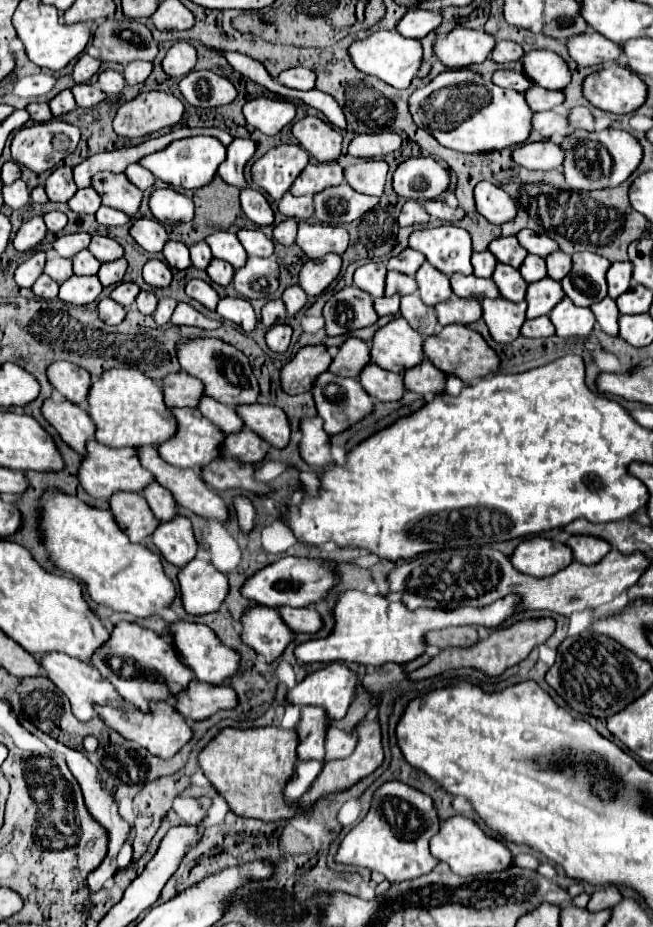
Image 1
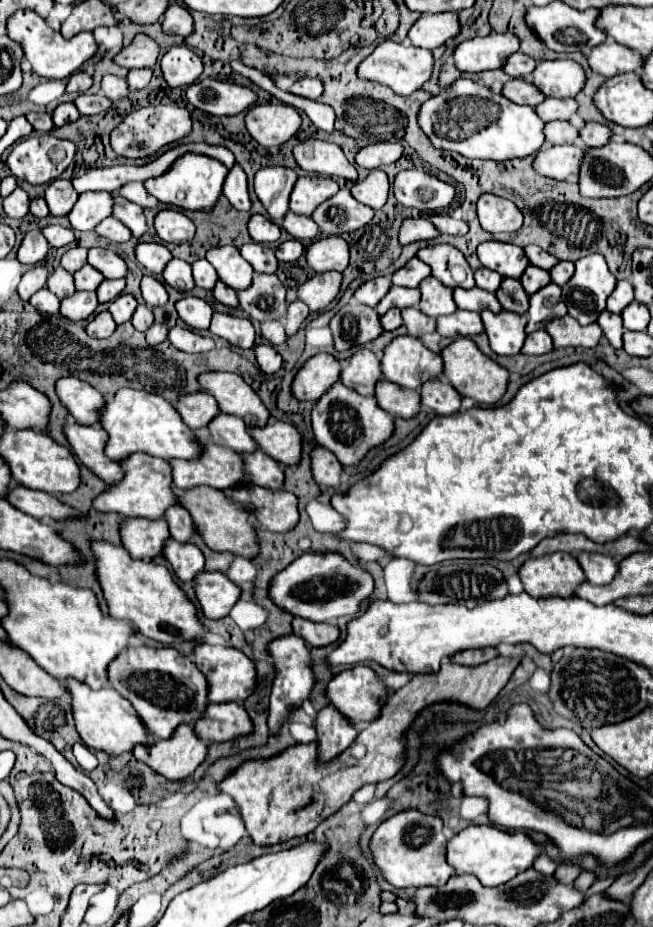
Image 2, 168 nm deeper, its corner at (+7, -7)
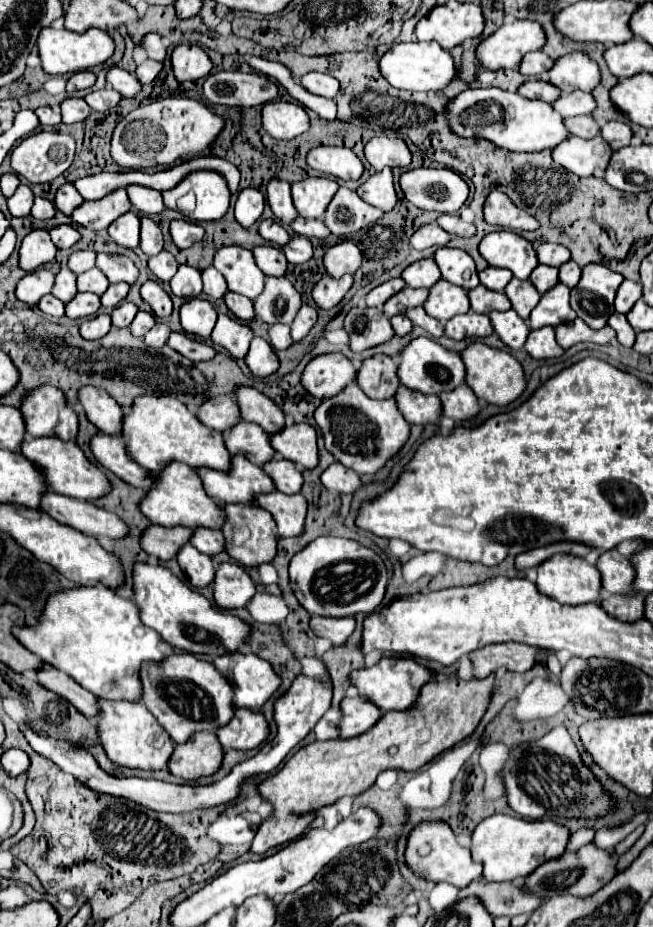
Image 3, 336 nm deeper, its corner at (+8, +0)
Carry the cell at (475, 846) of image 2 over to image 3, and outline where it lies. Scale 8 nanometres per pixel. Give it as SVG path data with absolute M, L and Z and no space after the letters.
M491 815L475 827L469 849L473 851L473 861L481 861L487 881L513 881L515 877L525 877L541 863L559 857L567 841L569 831L549 819L527 821L509 815Z

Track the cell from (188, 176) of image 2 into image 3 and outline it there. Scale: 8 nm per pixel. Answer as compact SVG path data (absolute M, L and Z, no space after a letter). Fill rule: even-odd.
M193 171L187 177L183 177L177 187L167 189L161 195L169 209L177 209L189 219L197 221L221 219L229 209L229 197L231 197L225 179L221 179L217 171ZM189 191L195 195L195 207L191 209L179 205L179 199Z

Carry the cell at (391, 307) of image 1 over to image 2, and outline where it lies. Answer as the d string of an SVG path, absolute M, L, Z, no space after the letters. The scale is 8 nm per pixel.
M392 308L390 312L386 312L382 316L382 326L384 330L396 330L402 326L402 316L400 316L400 310L398 308Z

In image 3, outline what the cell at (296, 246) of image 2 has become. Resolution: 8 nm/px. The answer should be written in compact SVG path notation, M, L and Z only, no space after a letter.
M291 237L289 245L283 245L281 251L285 253L287 261L289 263L305 263L311 259L313 255L313 247L311 247L311 241L307 237Z

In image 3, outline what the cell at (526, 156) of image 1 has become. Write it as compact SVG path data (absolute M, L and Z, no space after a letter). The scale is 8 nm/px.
M569 135L565 141L561 141L561 145L551 151L551 157L557 165L569 169L571 173L579 177L591 177L605 171L611 149L607 151L607 143L601 137L579 139Z

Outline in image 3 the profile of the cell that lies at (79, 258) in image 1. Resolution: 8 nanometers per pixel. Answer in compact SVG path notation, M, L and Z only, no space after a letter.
M97 267L85 271L85 273L81 273L81 275L77 277L77 289L79 289L79 291L91 291L91 293L95 293L95 295L103 295L107 287L109 287L109 281L107 281L107 277L101 273L101 269L97 269Z

